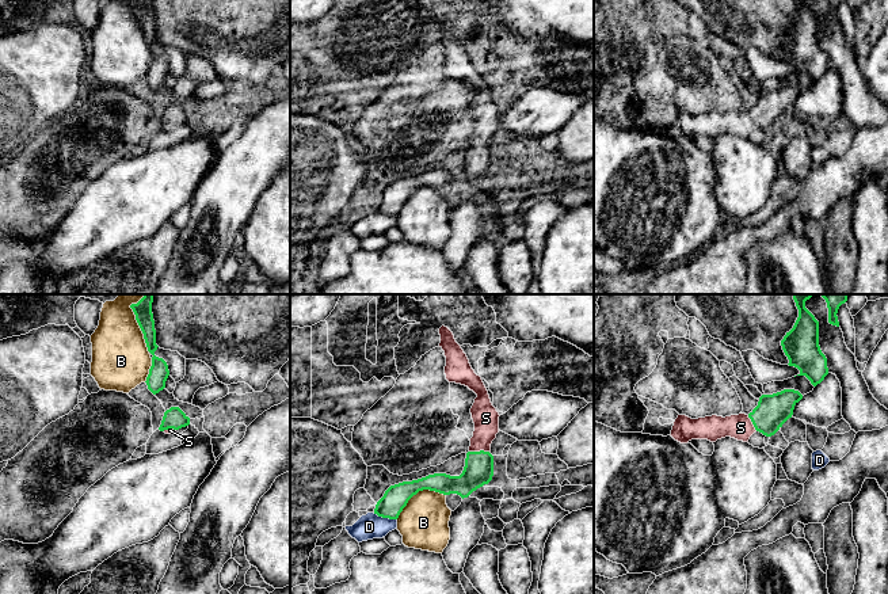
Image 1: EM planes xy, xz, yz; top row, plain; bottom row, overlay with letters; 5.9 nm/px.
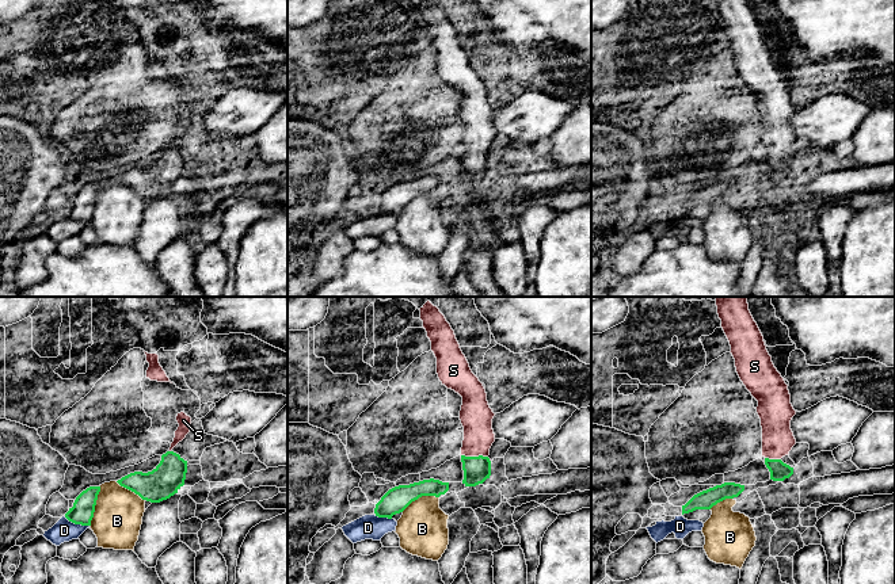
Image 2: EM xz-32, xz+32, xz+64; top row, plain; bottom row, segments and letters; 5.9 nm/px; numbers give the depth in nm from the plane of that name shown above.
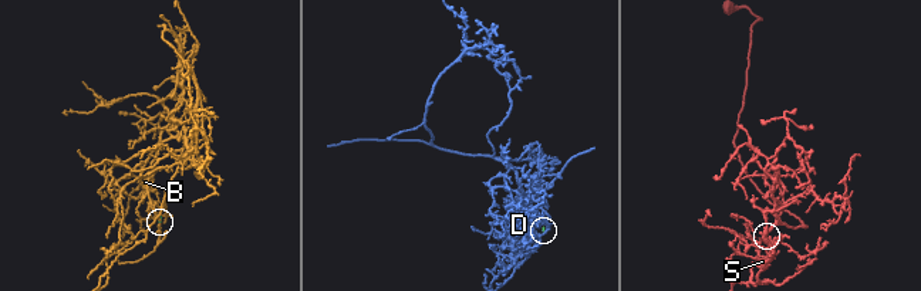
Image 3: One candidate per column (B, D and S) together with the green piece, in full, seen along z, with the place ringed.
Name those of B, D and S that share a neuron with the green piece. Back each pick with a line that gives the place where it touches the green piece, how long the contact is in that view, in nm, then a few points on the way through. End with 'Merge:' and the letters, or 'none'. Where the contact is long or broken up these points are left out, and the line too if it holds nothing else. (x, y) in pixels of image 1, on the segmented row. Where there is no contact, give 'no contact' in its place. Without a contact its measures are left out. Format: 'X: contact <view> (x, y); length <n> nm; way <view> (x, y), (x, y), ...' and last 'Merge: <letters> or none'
S: contact xz (480, 450); length 120 nm; way xz (479, 465), (480, 450), (486, 418)
Merge: S

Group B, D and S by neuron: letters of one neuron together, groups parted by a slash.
B / D / S

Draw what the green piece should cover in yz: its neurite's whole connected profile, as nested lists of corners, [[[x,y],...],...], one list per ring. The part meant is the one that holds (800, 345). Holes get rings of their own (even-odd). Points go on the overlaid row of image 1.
[[[793,294],[799,317],[781,340],[781,346],[789,359],[788,365],[797,368],[797,376],[805,376],[816,387],[828,374],[828,368],[819,346],[819,321],[805,308],[805,301],[811,297],[812,294]]]

